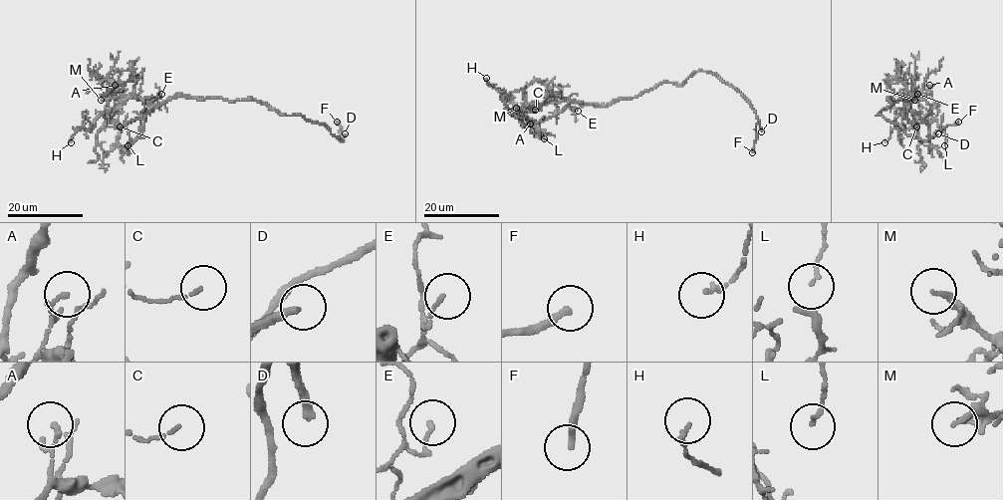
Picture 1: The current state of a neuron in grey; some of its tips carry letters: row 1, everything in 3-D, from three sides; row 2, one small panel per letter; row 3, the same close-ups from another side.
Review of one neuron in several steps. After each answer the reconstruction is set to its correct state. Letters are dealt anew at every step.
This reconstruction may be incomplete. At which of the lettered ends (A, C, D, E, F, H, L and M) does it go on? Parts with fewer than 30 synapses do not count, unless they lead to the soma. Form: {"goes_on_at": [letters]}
{"goes_on_at": ["D", "F"]}

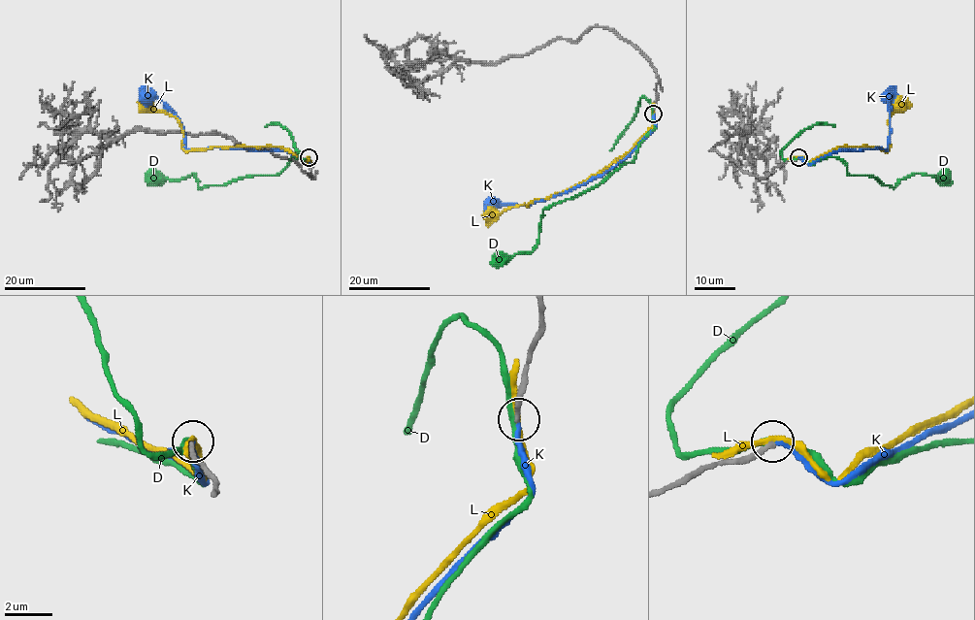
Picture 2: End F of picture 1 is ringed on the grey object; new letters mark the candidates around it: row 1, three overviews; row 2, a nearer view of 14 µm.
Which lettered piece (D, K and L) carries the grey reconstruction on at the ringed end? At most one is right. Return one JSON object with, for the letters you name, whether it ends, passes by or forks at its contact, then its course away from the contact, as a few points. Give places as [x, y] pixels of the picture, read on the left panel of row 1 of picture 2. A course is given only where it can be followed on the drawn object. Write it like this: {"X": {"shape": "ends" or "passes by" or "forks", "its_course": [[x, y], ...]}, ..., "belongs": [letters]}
{"K": {"shape": "ends", "its_course": [[308, 157], [310, 163], [289, 152], [276, 150], [216, 147], [187, 150], [179, 119], [161, 101], [146, 96]]}, "belongs": ["K"]}

